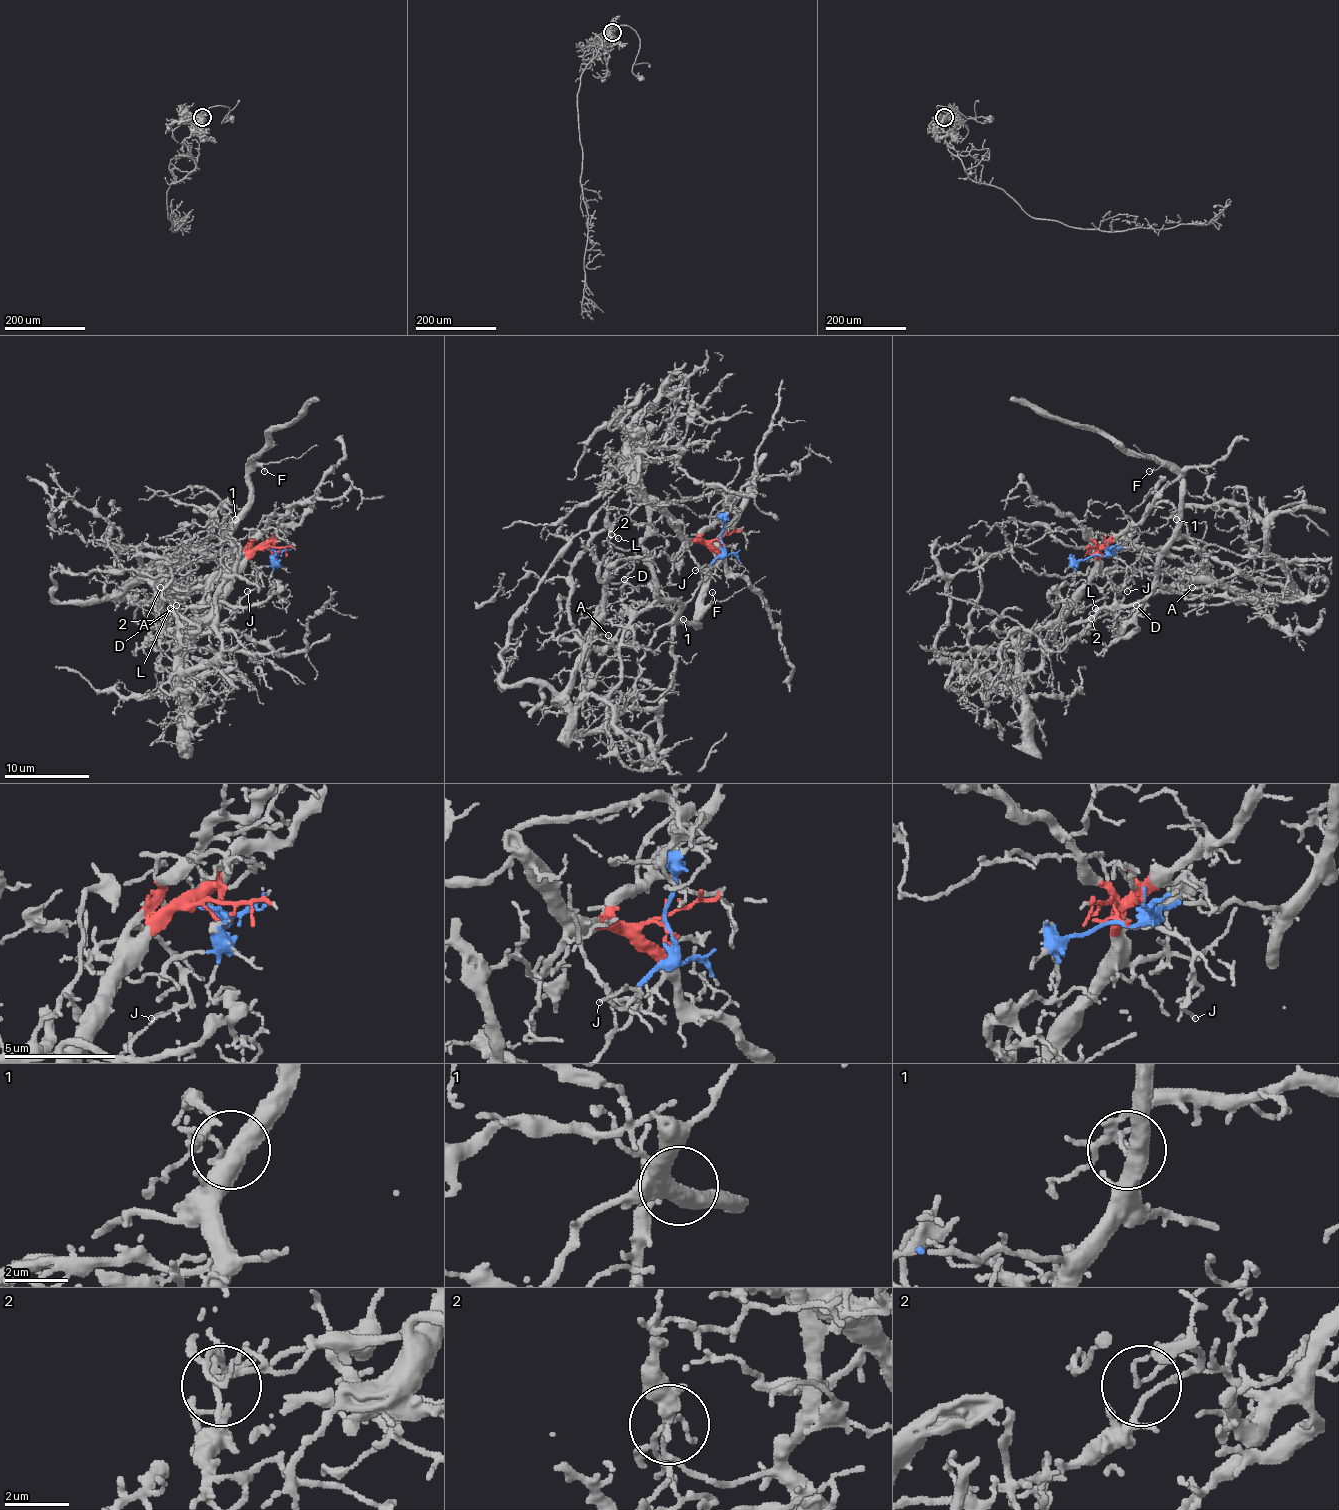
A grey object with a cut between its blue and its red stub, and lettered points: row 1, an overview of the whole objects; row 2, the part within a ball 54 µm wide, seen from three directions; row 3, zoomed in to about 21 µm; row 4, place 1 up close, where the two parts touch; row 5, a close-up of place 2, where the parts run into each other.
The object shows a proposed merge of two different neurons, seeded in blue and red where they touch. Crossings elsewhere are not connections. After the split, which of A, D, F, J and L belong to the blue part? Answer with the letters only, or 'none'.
F

